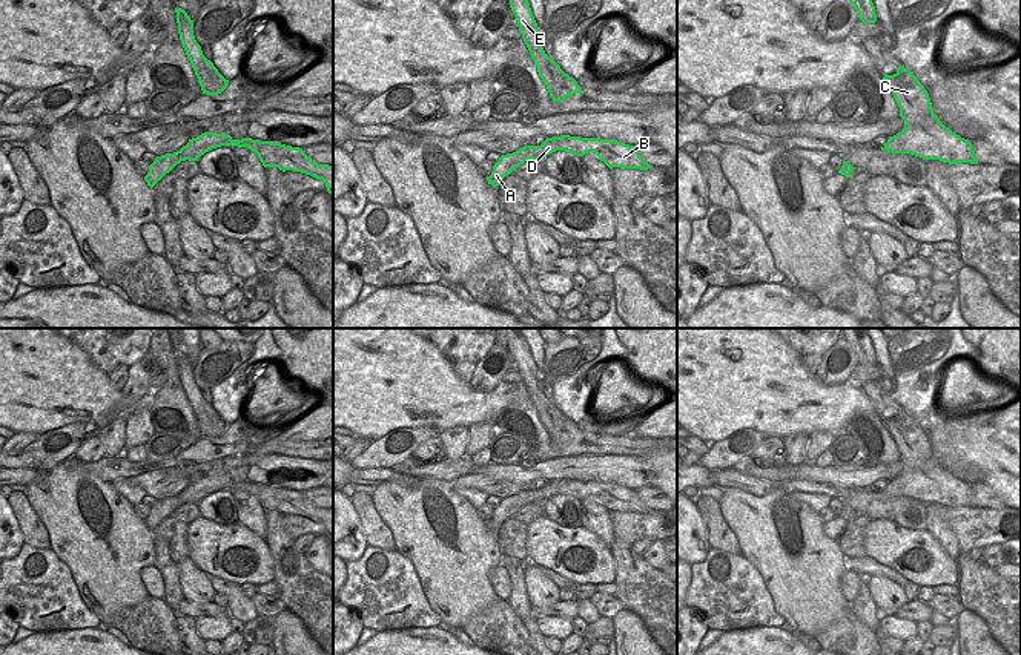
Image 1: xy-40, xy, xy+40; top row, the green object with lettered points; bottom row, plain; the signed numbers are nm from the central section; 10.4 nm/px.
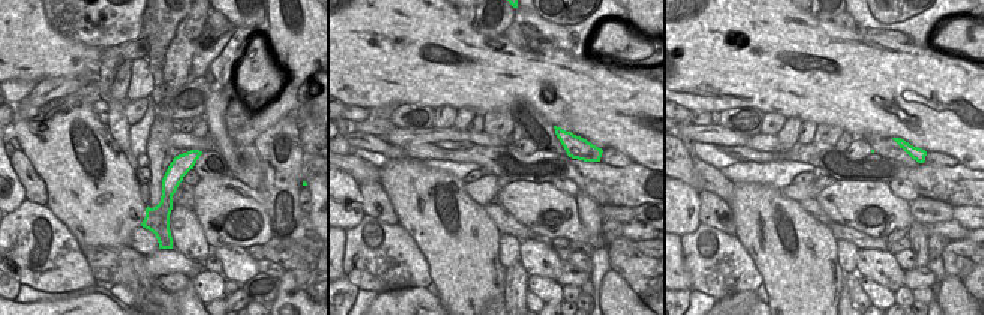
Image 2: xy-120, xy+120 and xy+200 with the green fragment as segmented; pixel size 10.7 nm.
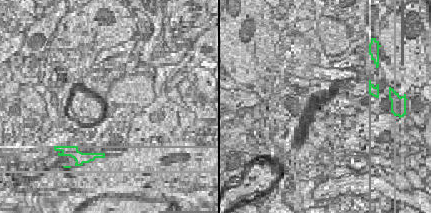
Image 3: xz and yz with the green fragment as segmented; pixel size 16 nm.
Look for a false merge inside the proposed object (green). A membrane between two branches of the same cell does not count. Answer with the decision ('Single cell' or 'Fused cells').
Fused cells

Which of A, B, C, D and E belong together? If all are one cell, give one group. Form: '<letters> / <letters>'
A D / B C E

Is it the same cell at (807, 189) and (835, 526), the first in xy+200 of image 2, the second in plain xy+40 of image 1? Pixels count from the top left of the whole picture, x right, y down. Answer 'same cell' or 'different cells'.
same cell

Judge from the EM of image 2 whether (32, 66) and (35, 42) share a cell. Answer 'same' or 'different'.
same

